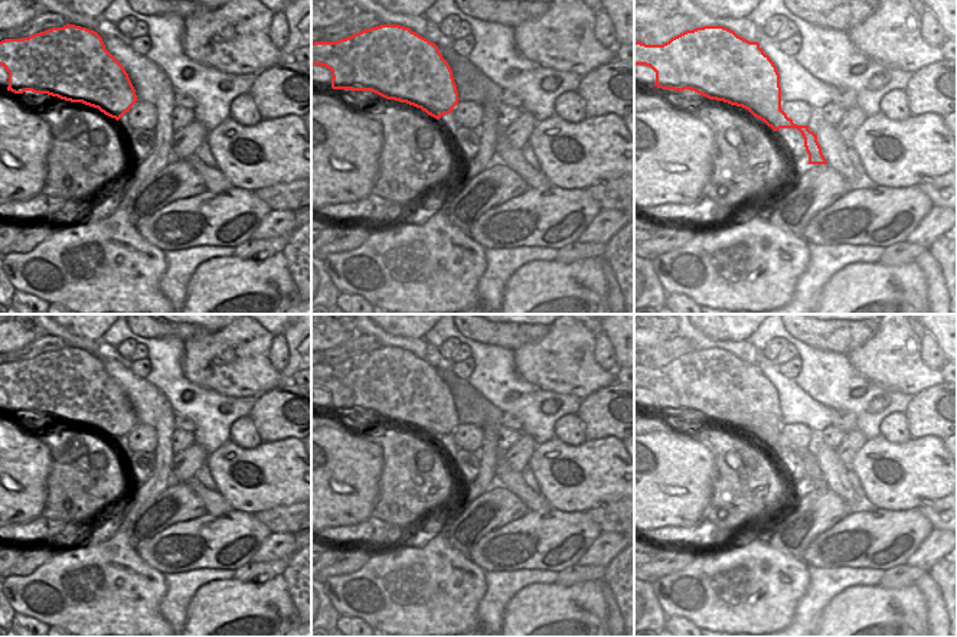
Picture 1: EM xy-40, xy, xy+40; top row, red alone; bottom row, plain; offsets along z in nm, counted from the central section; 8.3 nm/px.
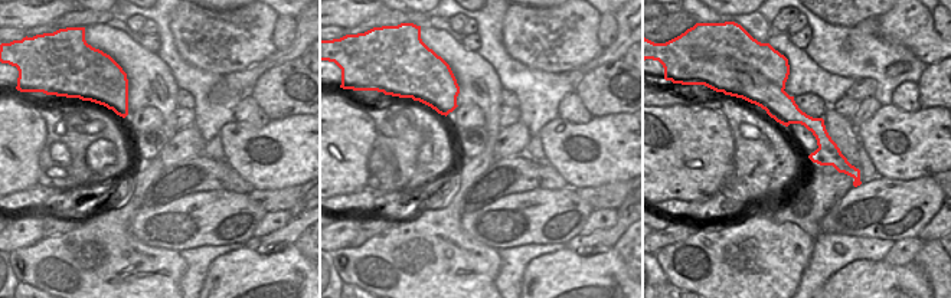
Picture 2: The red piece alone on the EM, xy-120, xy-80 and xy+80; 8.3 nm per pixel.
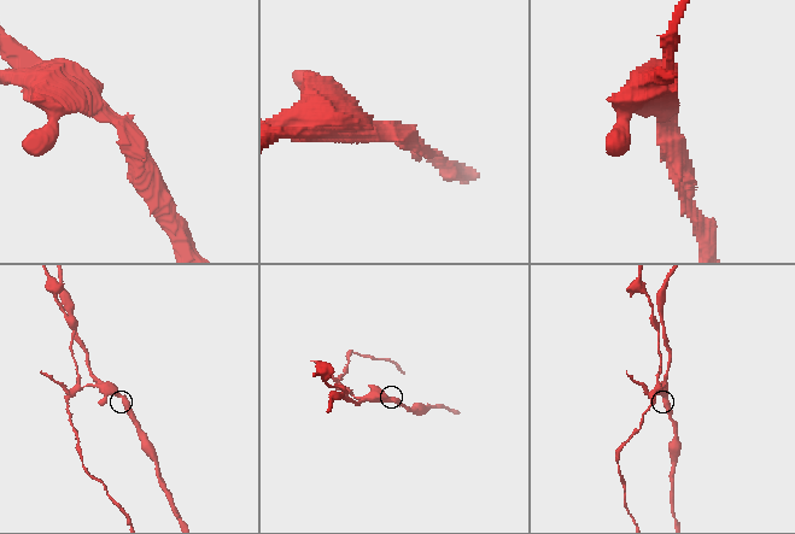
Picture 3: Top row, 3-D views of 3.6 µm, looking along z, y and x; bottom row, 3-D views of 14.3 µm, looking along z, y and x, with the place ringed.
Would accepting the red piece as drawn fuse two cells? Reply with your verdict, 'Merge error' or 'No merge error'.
Merge error

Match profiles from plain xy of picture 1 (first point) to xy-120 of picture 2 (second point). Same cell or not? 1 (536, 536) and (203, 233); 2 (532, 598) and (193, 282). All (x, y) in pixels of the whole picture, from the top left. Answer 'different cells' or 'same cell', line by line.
1: same cell
2: different cells

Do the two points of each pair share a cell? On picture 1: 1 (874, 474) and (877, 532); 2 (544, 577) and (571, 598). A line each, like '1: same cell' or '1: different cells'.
1: different cells
2: different cells

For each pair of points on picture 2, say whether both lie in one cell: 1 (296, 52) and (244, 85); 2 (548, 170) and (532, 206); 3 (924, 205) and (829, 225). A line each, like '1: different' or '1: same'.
1: same
2: different
3: same

